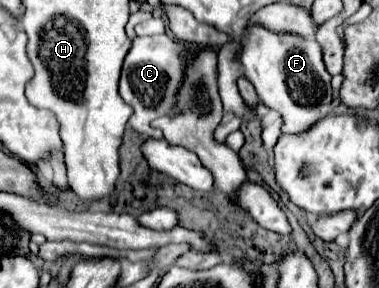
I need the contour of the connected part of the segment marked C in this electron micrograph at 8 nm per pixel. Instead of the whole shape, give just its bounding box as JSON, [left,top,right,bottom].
[119,35,185,139]

